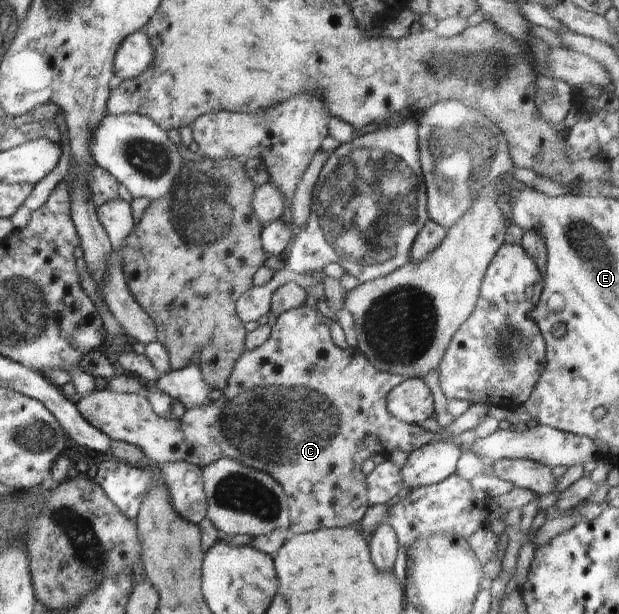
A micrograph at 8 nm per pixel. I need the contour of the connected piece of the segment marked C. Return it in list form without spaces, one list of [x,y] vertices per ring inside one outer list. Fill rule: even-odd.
[[[304,303],[301,307],[290,309],[278,315],[277,318],[278,322],[276,322],[271,330],[270,338],[259,348],[256,348],[256,350],[247,350],[244,352],[236,364],[234,364],[232,376],[228,378],[227,386],[223,389],[223,396],[220,396],[218,400],[210,402],[210,404],[204,405],[202,408],[195,407],[194,409],[183,411],[179,419],[167,420],[157,416],[151,408],[149,400],[141,394],[110,392],[110,390],[95,390],[89,393],[88,396],[82,396],[76,405],[78,411],[88,424],[92,424],[102,434],[106,434],[107,438],[110,438],[112,441],[124,441],[138,446],[138,448],[142,448],[142,452],[144,452],[144,455],[149,461],[154,461],[157,464],[189,461],[191,464],[196,464],[202,468],[217,462],[220,458],[234,458],[234,460],[238,460],[238,462],[242,462],[246,466],[267,472],[280,484],[286,494],[289,506],[289,533],[293,535],[311,533],[323,528],[357,527],[359,525],[359,522],[362,521],[370,506],[367,494],[367,476],[362,472],[362,465],[367,458],[371,458],[377,454],[388,456],[393,450],[401,450],[410,455],[414,450],[424,447],[431,442],[449,440],[451,436],[460,438],[463,432],[476,428],[482,422],[482,418],[488,416],[490,408],[486,404],[470,404],[470,407],[462,416],[456,418],[450,426],[440,429],[440,432],[436,434],[423,429],[420,425],[407,424],[402,420],[398,420],[390,412],[387,412],[386,394],[394,386],[398,386],[400,382],[407,380],[406,377],[393,375],[385,371],[381,372],[373,368],[372,364],[369,364],[368,360],[364,357],[364,354],[353,347],[353,345],[346,348],[346,350],[338,348],[332,341],[330,334],[331,317],[323,308],[312,308]]]

